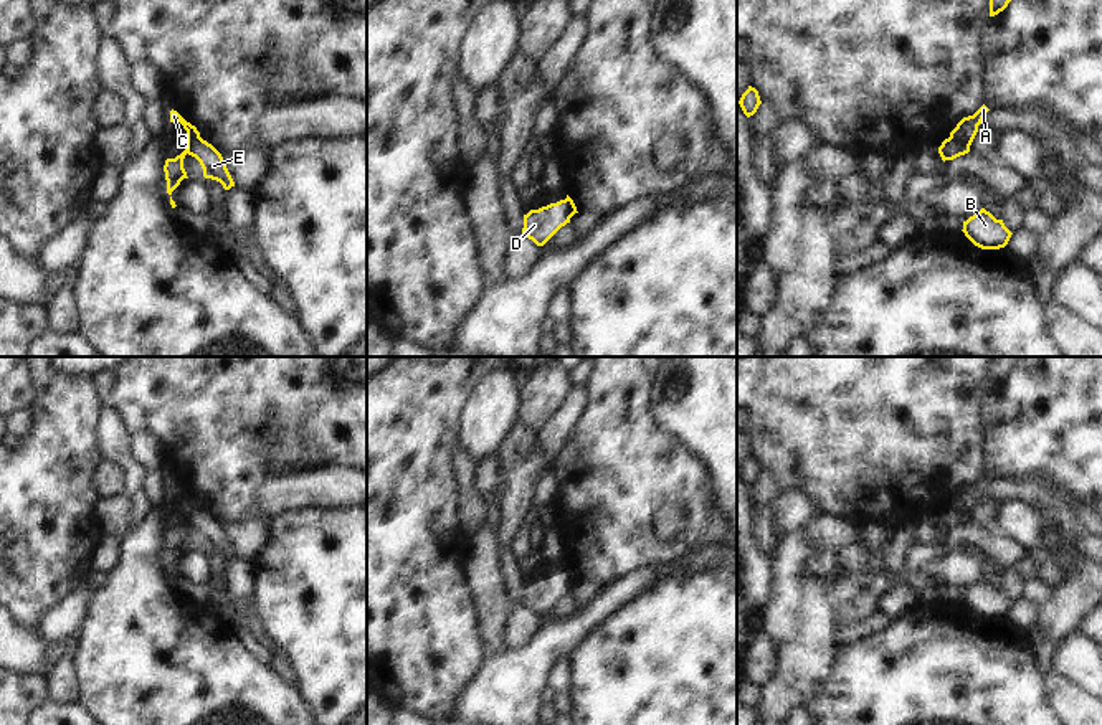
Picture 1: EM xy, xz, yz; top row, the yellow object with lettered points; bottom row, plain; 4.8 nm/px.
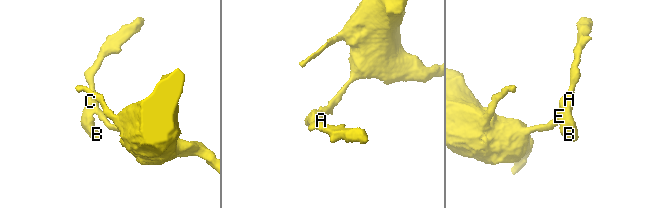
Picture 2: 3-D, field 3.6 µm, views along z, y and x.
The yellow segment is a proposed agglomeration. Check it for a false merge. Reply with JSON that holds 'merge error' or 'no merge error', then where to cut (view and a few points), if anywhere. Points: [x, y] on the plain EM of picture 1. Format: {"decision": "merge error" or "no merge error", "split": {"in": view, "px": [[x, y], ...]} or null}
{"decision": "merge error", "split": {"in": "yz", "px": [[950, 506], [968, 519]]}}

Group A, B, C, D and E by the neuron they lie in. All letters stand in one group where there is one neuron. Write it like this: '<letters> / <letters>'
A B C D / E

